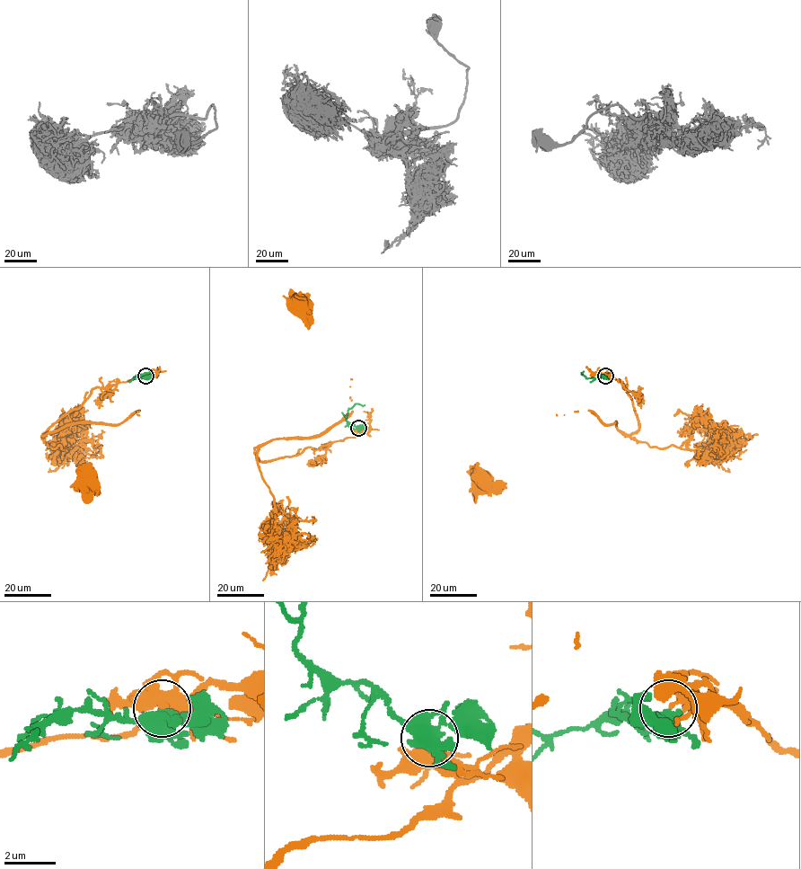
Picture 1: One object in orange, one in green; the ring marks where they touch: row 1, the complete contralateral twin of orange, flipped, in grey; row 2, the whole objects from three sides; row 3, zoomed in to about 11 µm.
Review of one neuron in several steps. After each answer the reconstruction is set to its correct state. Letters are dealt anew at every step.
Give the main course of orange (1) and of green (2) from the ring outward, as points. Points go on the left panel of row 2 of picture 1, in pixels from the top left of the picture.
1: (145, 376), (95, 387), (45, 431), (75, 423), (117, 424), (139, 411), (95, 483), (85, 483)
2: (145, 376), (133, 377), (152, 373)

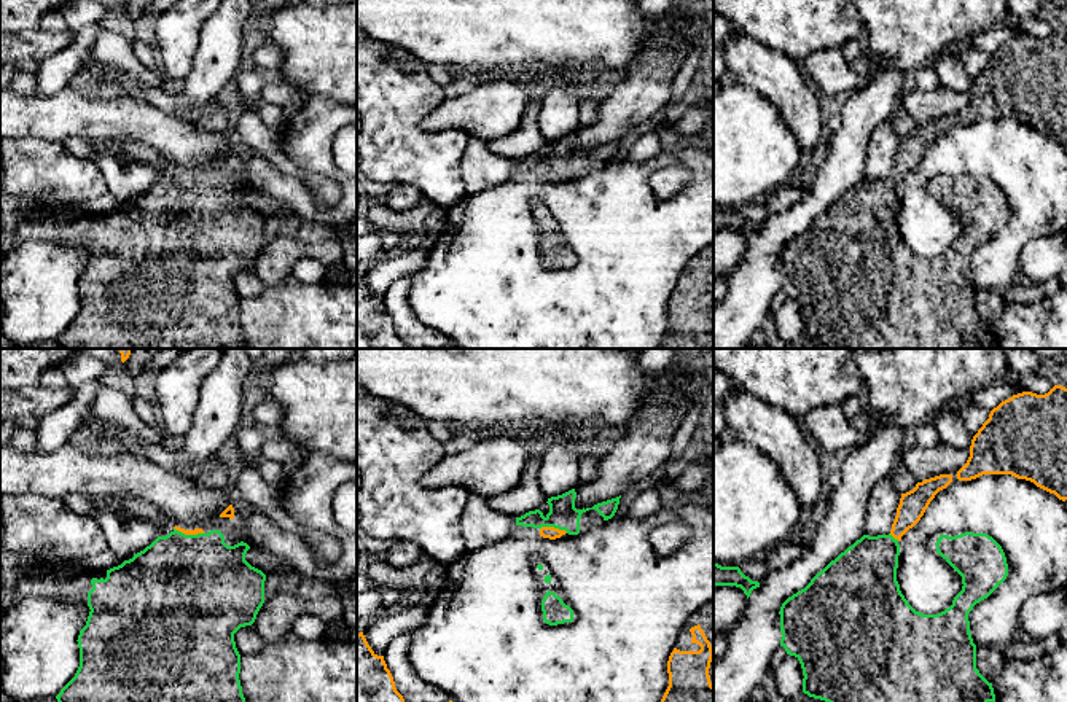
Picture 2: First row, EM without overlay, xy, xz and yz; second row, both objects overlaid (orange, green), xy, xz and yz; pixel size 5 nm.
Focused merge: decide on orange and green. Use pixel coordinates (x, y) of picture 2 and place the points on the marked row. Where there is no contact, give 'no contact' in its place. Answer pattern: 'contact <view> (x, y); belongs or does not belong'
contact xz (553, 527); belongs

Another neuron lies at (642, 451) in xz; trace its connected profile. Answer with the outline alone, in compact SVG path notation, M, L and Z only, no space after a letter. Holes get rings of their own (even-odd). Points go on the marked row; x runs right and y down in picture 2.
M694 384L650 398L637 419L599 462L597 476L580 484L575 508L586 509L616 498L639 481L653 481L670 457L670 441L688 414Z

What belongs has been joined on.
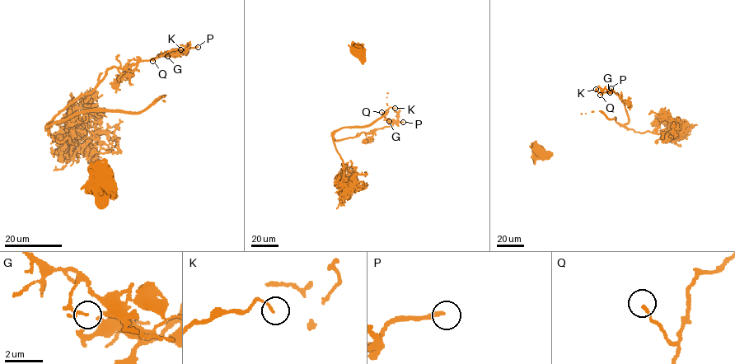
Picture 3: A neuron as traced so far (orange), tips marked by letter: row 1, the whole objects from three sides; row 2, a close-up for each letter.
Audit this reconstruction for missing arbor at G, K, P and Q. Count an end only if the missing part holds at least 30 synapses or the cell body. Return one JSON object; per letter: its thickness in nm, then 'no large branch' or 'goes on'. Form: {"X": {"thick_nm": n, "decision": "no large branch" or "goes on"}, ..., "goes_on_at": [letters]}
{"G": {"thick_nm": 70, "decision": "no large branch"}, "K": {"thick_nm": 100, "decision": "no large branch"}, "P": {"thick_nm": 170, "decision": "goes on"}, "Q": {"thick_nm": 140, "decision": "no large branch"}, "goes_on_at": ["P"]}

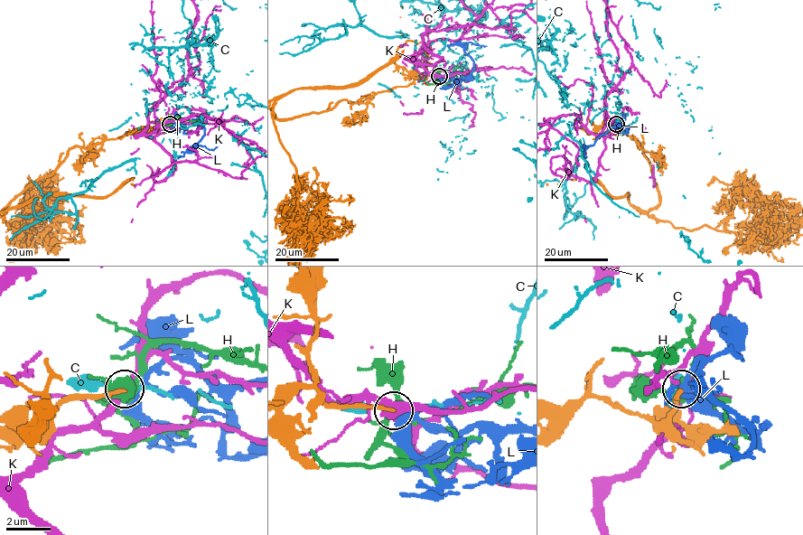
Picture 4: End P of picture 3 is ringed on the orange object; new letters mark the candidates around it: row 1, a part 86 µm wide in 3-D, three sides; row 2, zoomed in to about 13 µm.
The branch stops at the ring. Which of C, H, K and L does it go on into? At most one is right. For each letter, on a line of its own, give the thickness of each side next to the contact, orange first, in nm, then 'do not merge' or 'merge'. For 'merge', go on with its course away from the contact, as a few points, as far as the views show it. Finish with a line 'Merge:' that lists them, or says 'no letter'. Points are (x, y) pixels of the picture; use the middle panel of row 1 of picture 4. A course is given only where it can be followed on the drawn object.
C: 200 nm thick on the orange side, 170 nm on the other; do not merge
H: 190 nm thick on the orange side, 280 nm on the other; do not merge
K: 220 nm thick on the orange side, 280 nm on the other; do not merge
L: 170 nm thick on the orange side, 140 nm on the other; merge; it runs (439, 76), (467, 78), (473, 70), (474, 61), (465, 52), (464, 46), (470, 42), (486, 46)
Merge: L

